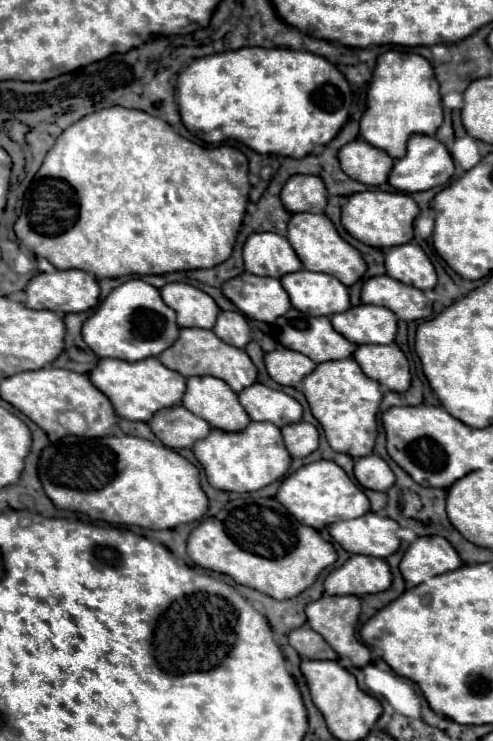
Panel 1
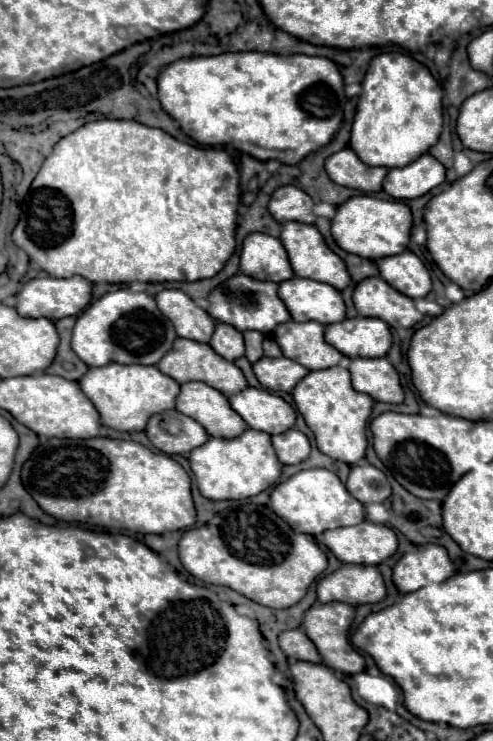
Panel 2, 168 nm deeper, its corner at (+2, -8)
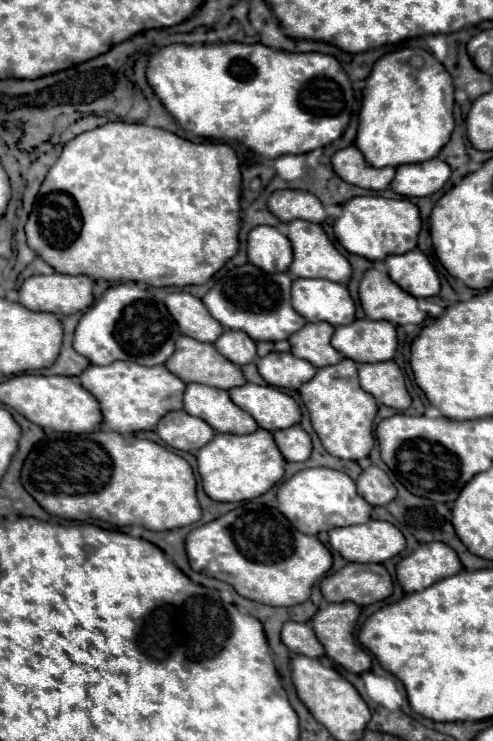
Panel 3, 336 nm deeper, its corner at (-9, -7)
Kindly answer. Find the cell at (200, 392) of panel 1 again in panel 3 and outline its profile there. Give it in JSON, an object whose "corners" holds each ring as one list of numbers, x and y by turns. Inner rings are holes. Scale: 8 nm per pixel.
{"corners":[[188,384,184,392,184,410,206,420,216,432,252,434,258,430,256,420,242,408,236,408,226,390,214,386]]}

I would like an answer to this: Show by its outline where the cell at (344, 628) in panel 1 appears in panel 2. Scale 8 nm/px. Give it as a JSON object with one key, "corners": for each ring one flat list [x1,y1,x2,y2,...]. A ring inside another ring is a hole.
{"corners":[[315,603,305,613,305,621,303,621,303,629,305,629,307,637,315,643,319,655,323,657,323,663,345,675,355,675,365,669,363,657,349,643,349,625,353,621,353,615,355,615,355,609,345,603,325,603,325,605]]}

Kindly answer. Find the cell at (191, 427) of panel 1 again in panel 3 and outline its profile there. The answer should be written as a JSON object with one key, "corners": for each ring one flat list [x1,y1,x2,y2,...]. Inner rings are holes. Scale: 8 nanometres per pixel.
{"corners":[[184,410,168,412,160,420,156,432,168,446,184,452,200,450,214,436,214,428,210,424,196,416,190,416]]}

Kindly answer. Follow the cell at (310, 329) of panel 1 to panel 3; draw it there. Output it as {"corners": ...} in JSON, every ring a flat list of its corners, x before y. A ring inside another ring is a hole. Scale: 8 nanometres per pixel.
{"corners":[[316,322,316,324,306,324,300,328,300,332,294,332,288,342,292,346,292,354,296,358,308,360,316,368,338,364,344,356,332,348,330,338,334,334,334,326,328,322]]}

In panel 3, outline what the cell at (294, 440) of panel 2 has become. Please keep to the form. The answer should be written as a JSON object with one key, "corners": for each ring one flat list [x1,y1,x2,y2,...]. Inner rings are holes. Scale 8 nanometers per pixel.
{"corners":[[300,426,276,430,274,440,288,462,304,462,312,454,312,440]]}

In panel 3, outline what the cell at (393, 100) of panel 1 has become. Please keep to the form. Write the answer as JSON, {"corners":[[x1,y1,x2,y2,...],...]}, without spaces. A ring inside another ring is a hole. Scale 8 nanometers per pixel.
{"corners":[[402,48,382,56,364,88,356,148,374,168,416,164,434,158,454,130,454,86,444,66,424,48]]}

